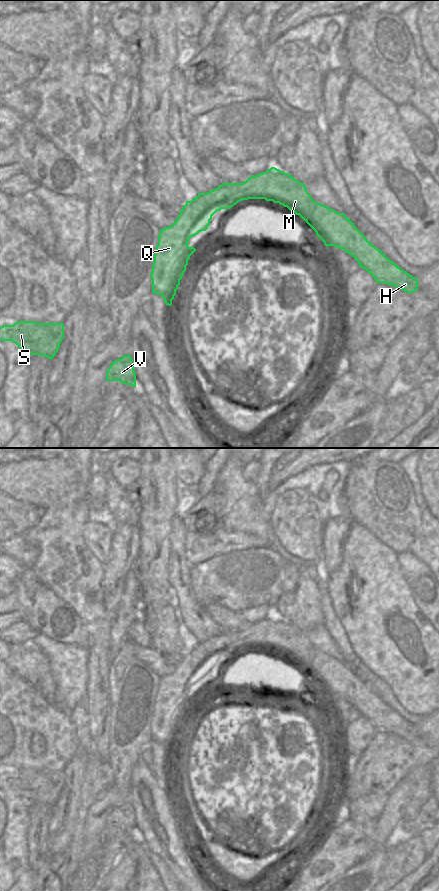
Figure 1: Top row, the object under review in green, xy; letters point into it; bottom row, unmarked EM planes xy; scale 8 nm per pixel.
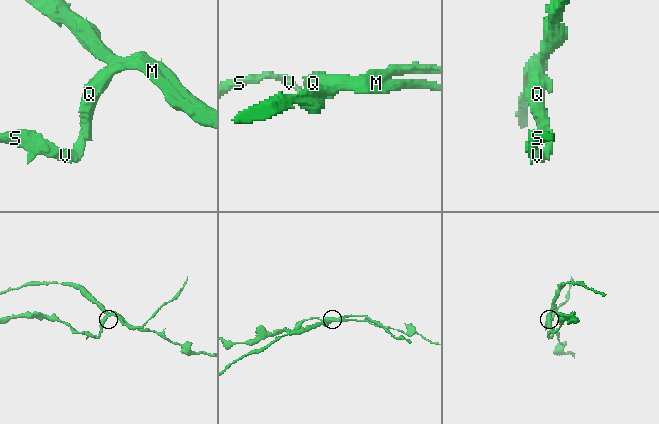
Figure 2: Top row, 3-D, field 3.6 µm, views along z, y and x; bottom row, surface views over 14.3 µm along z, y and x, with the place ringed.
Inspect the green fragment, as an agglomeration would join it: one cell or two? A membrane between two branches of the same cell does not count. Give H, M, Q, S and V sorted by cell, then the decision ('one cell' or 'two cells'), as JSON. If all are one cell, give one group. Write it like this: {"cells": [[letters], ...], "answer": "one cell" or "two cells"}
{"cells": [["H"], ["M", "Q", "S", "V"]], "answer": "two cells"}

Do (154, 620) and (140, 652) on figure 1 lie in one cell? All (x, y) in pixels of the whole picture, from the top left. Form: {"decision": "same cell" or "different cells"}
{"decision": "different cells"}

